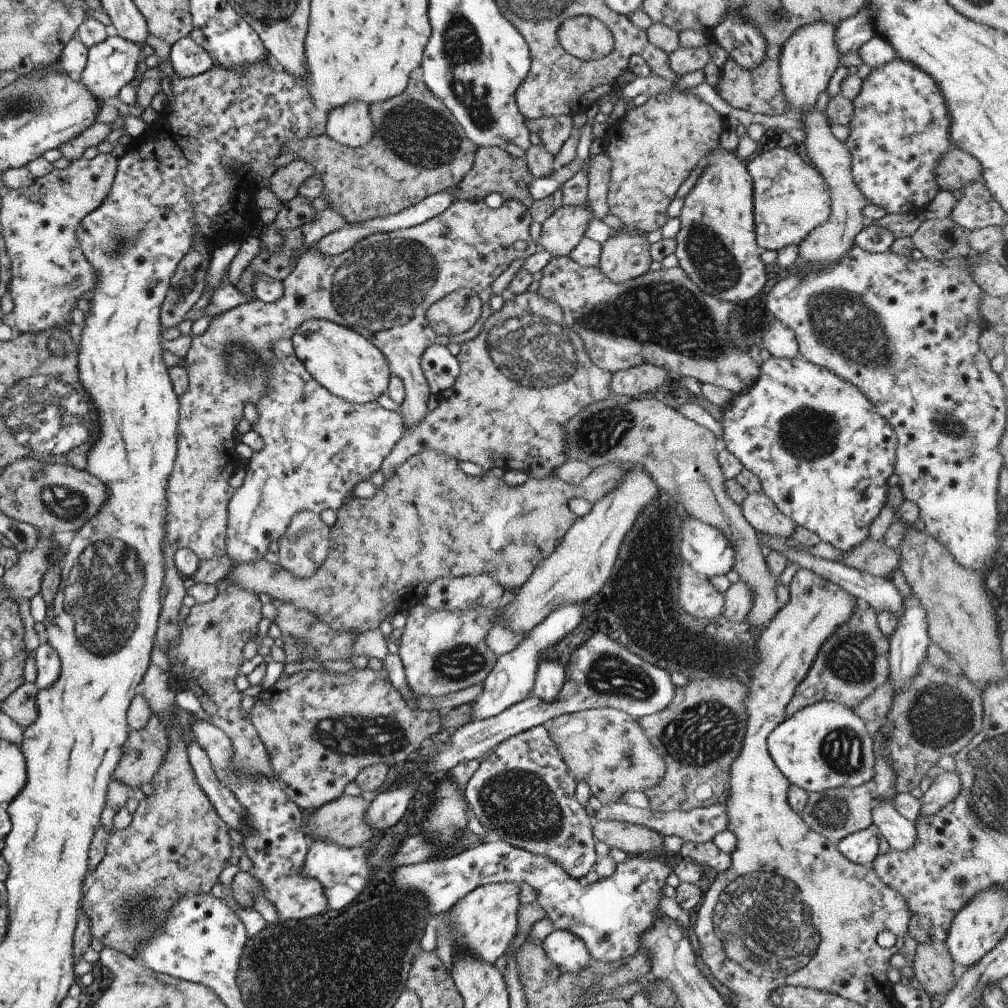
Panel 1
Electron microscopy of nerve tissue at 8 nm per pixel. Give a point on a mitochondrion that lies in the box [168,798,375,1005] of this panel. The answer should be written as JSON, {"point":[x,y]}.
{"point":[261,959]}

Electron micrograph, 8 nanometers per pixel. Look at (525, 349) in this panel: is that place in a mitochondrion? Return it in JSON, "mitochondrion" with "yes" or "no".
{"mitochondrion":"yes"}

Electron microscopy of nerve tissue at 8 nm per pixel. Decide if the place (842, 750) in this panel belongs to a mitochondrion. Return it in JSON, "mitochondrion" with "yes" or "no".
{"mitochondrion":"yes"}

